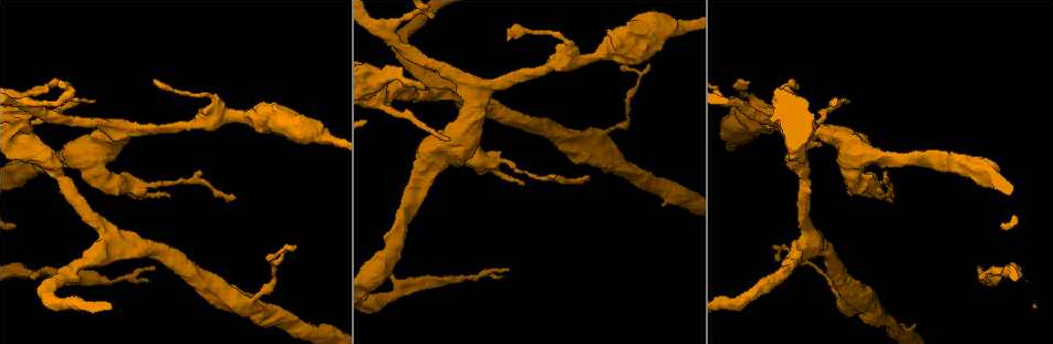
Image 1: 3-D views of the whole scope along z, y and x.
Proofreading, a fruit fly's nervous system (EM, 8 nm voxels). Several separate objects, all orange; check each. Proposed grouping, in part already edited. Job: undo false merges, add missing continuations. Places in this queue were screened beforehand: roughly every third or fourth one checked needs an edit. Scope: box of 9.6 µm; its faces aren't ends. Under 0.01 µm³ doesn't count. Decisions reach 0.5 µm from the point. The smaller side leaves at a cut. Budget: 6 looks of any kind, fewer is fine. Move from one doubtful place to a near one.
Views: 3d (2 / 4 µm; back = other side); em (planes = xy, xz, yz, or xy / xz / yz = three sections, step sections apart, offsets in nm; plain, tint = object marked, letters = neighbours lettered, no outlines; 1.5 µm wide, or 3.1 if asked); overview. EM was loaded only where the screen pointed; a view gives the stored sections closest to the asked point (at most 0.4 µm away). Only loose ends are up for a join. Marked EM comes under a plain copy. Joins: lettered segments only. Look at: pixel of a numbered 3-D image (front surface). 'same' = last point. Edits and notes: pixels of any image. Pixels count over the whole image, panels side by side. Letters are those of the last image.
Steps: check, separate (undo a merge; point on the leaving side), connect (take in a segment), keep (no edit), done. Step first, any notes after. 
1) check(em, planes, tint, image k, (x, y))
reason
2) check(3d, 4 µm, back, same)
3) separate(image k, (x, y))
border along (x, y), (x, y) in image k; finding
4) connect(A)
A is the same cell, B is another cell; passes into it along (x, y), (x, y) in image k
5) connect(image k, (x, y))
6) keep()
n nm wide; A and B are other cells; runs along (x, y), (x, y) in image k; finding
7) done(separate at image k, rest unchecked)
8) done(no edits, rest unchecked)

check(em, planes, letters, image 1, (32, 278))
an open end

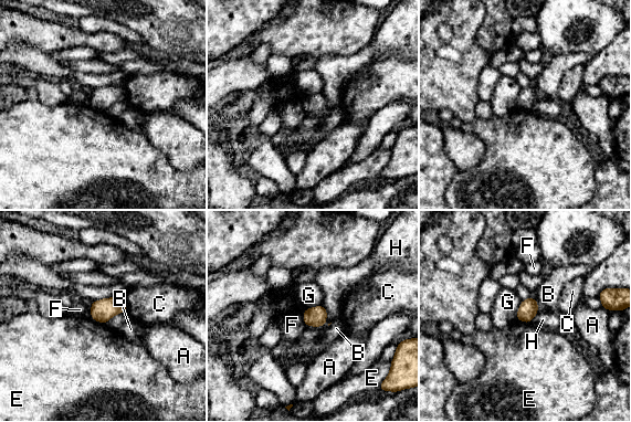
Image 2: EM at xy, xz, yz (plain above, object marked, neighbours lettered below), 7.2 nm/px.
keep()
A, B, C, E, F, G and H are other cells; border along (90, 317), (104, 324) in image 2; no lettered segment goes on from it

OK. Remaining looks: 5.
check(em, yz, step 4, letters, image 1, (62, 152))
an open end

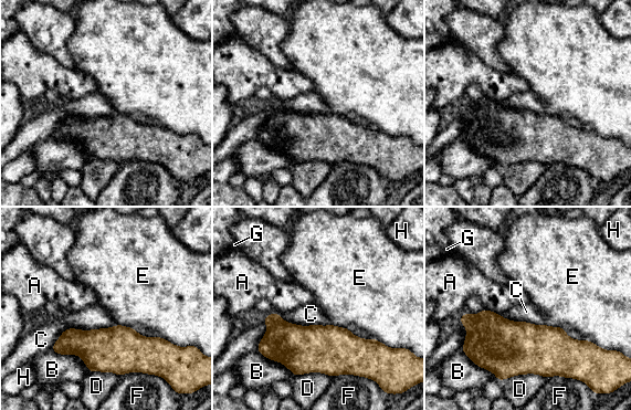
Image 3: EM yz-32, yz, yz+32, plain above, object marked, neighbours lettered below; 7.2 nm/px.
keep()
A, B, C, D, E, F, G and H are other cells; border along (115, 324), (66, 328), (50, 349) in image 3; no lettered segment goes on from it

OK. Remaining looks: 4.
check(3d, 2 µm, image 1, (798, 90))
branch stops here

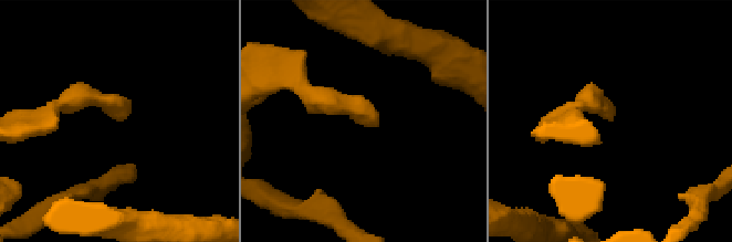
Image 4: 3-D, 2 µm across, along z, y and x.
check(em, xy, step 4, letters, image 4, (371, 120))

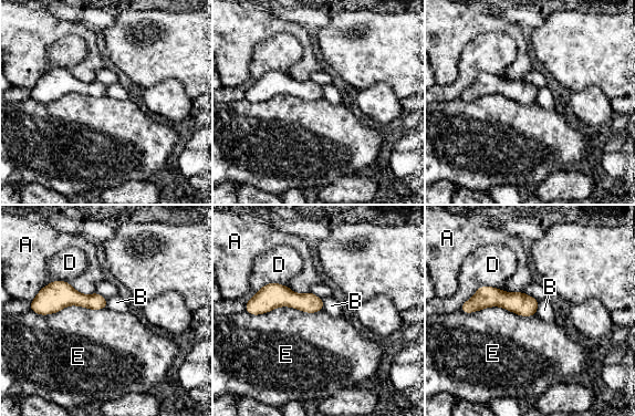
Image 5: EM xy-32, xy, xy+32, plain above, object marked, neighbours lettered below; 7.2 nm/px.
check(em, planes, letters, same)

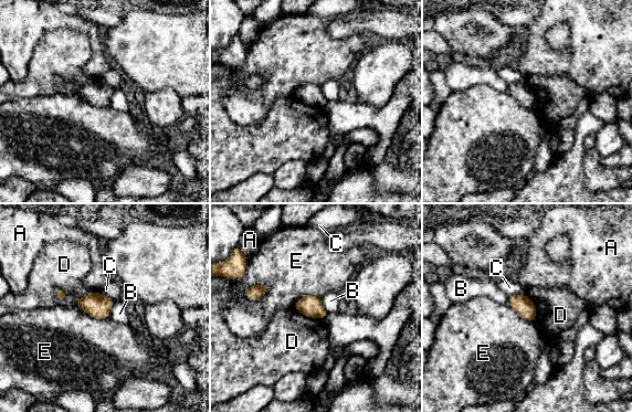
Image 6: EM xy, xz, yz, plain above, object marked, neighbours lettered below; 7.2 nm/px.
keep()
E touches over 190 nm; A, B, C, D and E are other cells; border along (58, 287), (56, 297), (62, 302) in image 6; no lettered segment goes on from it

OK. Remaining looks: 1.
done(no edits, rest unchecked)

